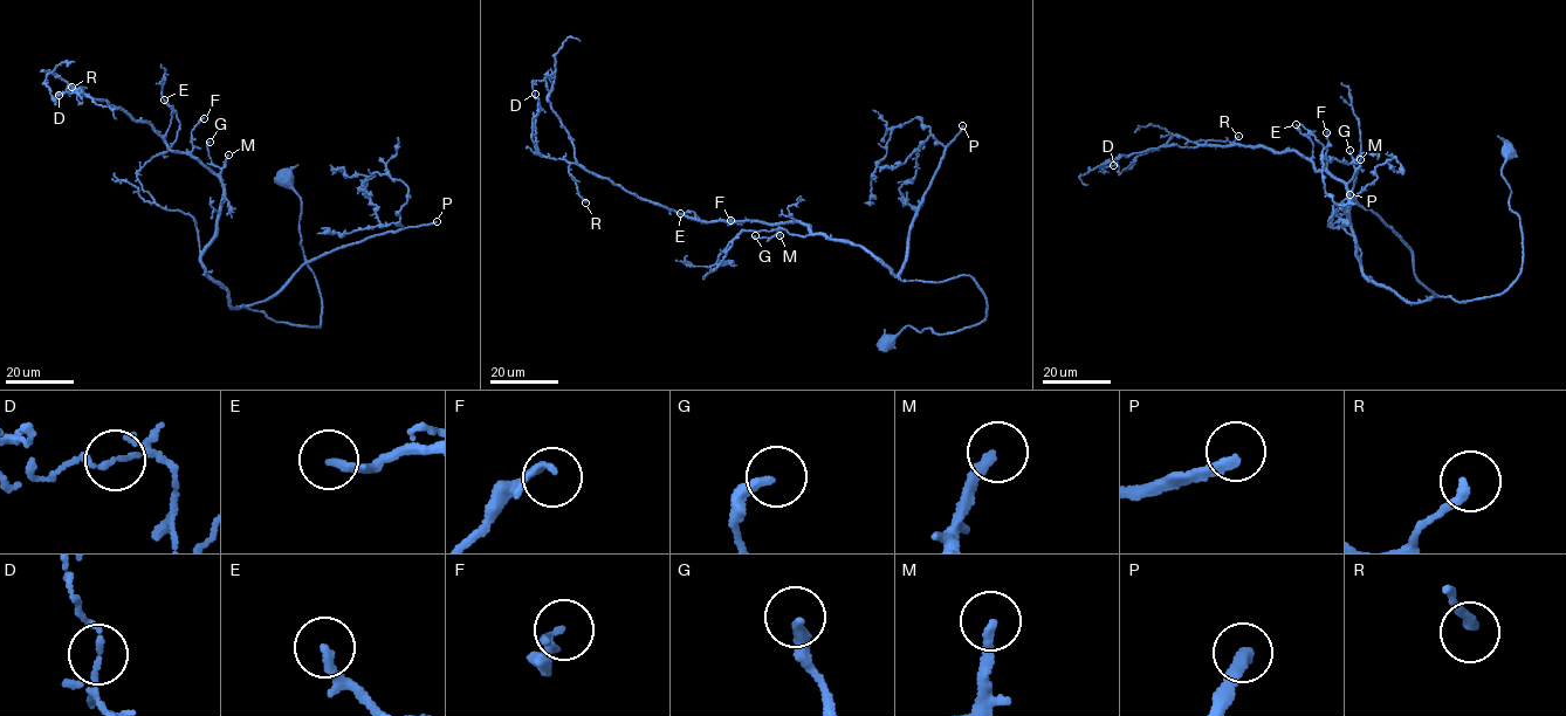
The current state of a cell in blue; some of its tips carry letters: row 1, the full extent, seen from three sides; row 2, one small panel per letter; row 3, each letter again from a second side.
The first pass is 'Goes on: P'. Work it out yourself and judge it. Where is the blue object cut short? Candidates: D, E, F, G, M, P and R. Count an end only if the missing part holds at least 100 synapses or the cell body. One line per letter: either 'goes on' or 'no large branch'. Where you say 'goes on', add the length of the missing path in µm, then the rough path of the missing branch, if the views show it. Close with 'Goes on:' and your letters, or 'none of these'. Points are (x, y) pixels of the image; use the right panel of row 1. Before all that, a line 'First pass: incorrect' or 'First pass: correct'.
First pass: correct
D: no large branch
E: no large branch
F: no large branch
G: no large branch
M: no large branch
P: goes on | 100 µm | (1350, 194), (1325, 179), (1290, 139), (1244, 123), (1225, 135), (1252, 163), (1235, 192), (1221, 199), (1216, 215)
R: no large branch
Goes on: P

